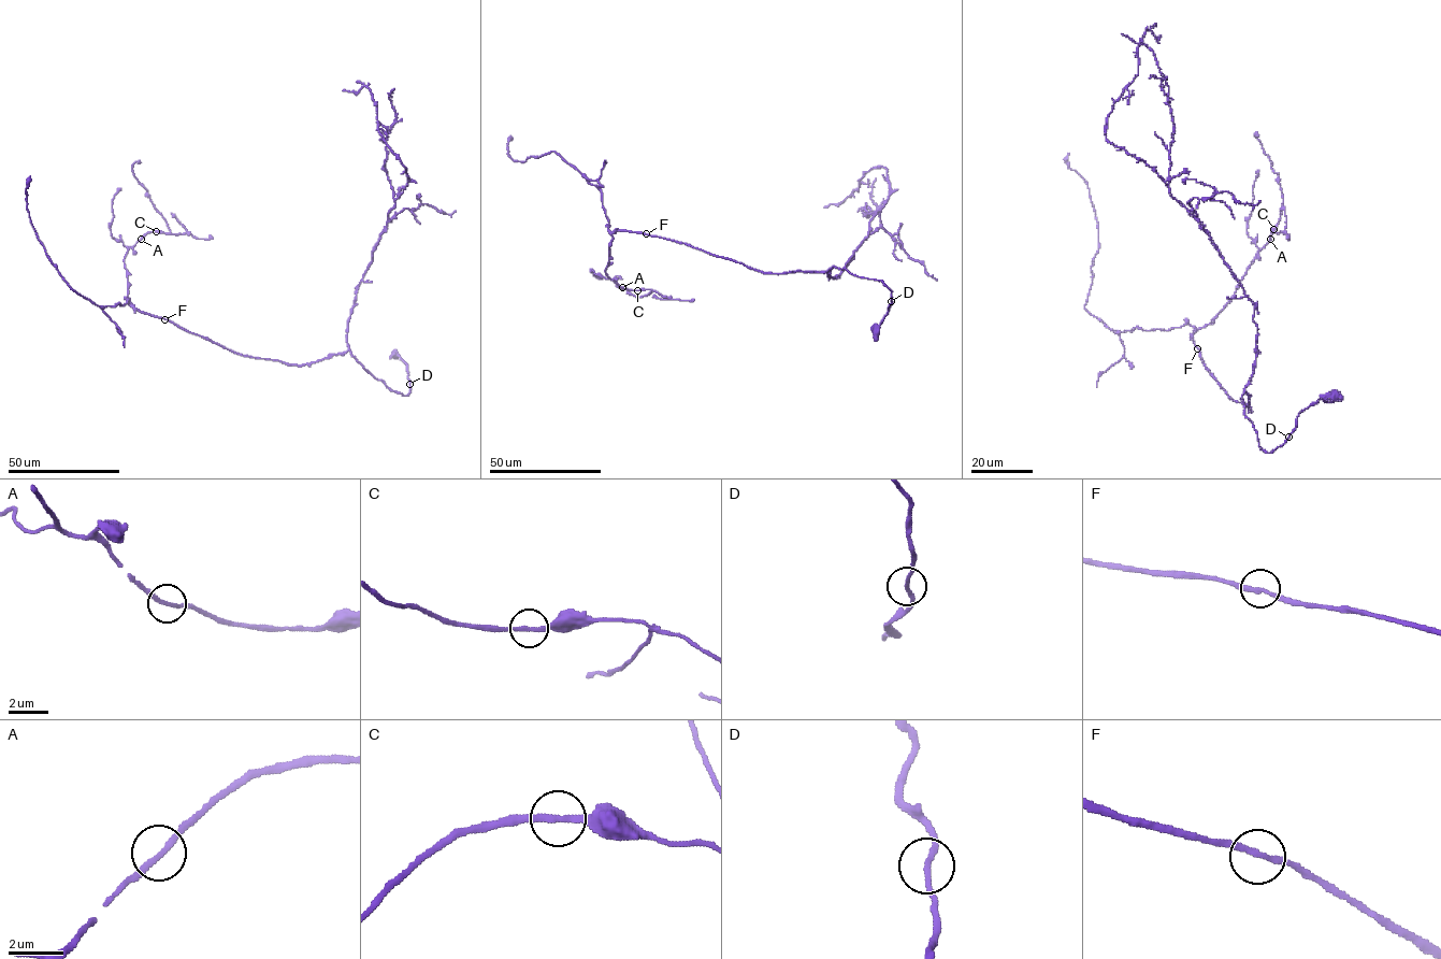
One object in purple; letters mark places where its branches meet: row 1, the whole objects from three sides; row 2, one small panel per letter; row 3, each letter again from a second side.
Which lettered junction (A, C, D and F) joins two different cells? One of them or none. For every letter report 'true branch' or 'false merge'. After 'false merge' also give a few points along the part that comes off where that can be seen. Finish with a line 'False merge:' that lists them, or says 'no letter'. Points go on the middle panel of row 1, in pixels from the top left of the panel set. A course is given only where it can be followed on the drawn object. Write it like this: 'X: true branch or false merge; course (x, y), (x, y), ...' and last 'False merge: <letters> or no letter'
A: true branch
C: true branch
D: true branch
F: true branch
False merge: no letter

